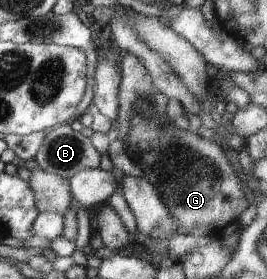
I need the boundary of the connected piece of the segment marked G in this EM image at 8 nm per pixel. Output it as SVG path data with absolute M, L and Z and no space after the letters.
M120 53L119 58L119 110L113 128L117 129L118 138L124 142L129 158L139 166L144 177L155 187L158 198L162 198L170 212L175 215L179 233L196 237L218 236L227 224L237 222L241 212L251 204L241 190L236 170L221 146L189 130L177 128L168 119L165 108L170 98L157 90L141 59L133 53Z

